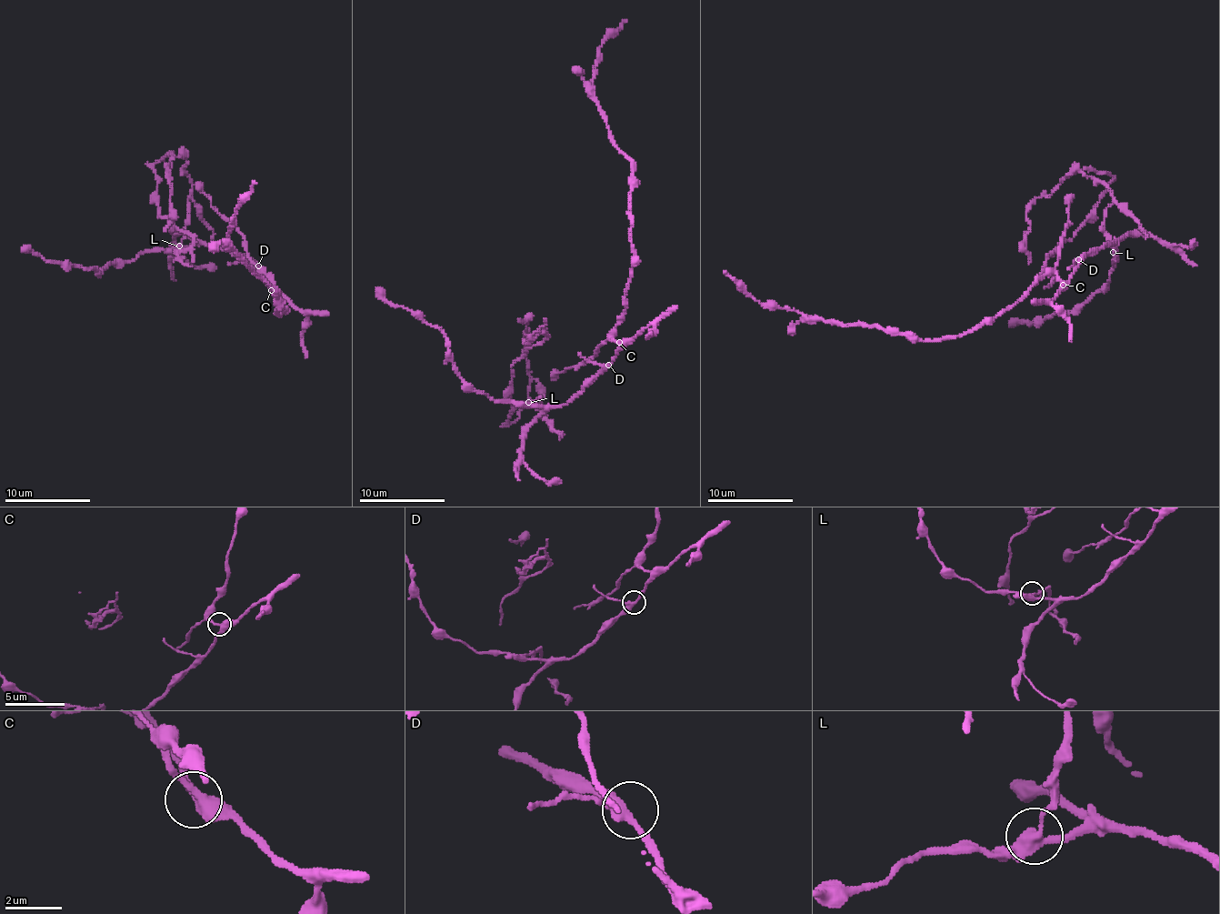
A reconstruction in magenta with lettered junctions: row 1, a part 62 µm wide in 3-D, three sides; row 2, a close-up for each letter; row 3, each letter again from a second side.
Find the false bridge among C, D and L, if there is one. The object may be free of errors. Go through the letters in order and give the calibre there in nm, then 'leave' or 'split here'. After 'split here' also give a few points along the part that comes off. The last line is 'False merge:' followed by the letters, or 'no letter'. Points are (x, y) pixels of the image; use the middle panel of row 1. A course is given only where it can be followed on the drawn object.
C: 360 nm thick; leave
D: 280 nm thick; leave
L: 320 nm thick; split here; foreign part runs (529, 403), (539, 400), (544, 418), (534, 378), (508, 423), (511, 367), (545, 336), (532, 336), (544, 326)
False merge: L

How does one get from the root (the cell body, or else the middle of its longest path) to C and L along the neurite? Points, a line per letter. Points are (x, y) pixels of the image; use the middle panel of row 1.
C: (606, 366), (622, 345), (619, 342)
L: (606, 366), (592, 376), (565, 405), (529, 403)

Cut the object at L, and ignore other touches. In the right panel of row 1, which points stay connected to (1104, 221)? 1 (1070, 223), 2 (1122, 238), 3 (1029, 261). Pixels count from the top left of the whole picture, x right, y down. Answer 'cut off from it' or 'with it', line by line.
1: cut off from it
2: cut off from it
3: with it

